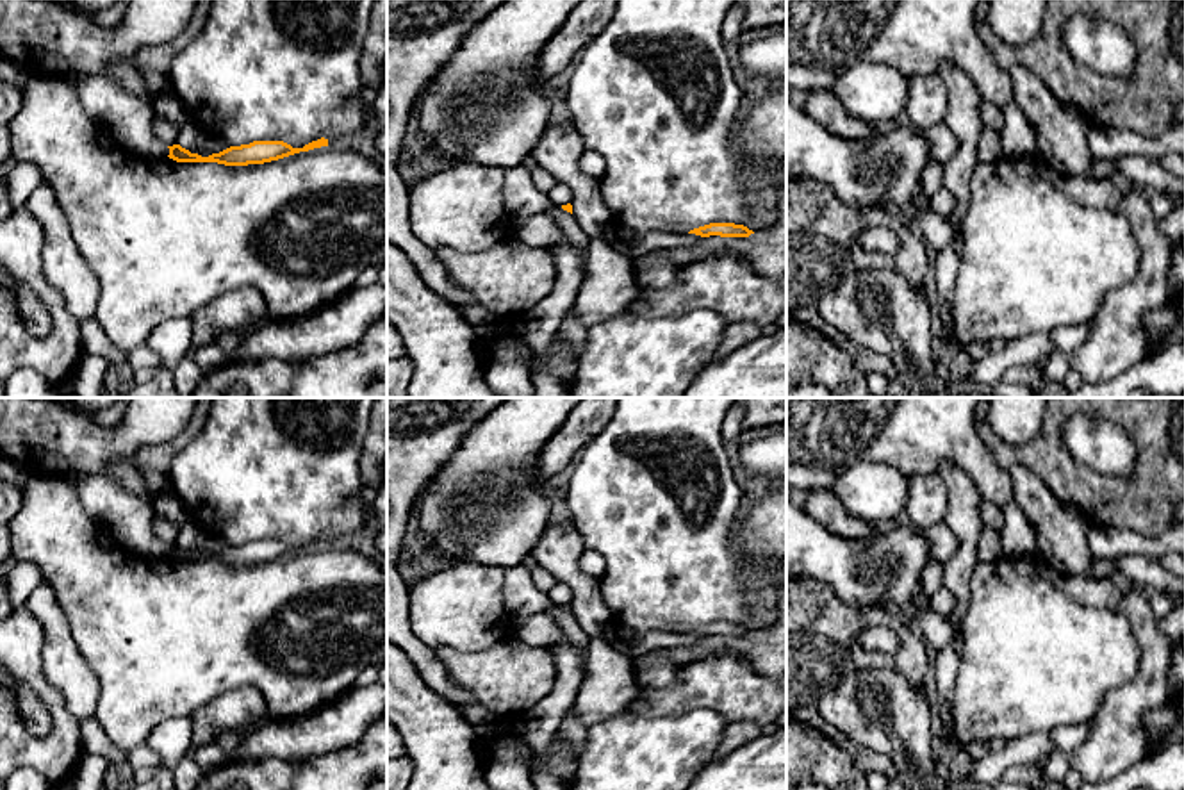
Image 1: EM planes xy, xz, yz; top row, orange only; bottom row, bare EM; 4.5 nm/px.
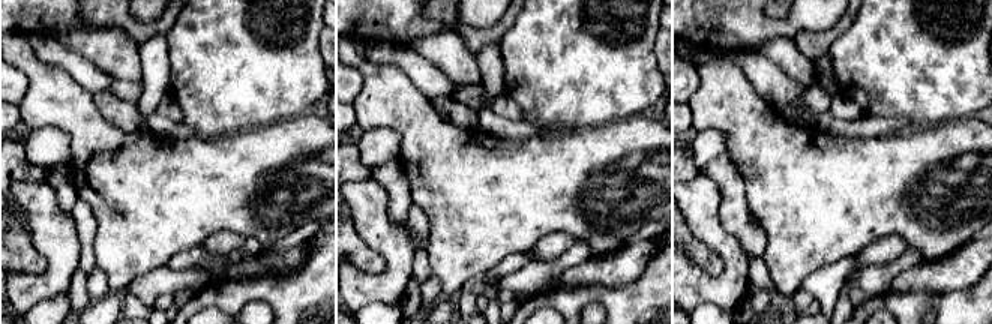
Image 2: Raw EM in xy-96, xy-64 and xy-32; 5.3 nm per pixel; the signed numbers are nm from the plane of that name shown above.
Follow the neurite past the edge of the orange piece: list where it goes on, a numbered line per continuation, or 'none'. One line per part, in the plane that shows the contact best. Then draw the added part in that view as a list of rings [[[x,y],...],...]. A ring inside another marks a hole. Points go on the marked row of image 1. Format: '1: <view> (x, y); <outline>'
none

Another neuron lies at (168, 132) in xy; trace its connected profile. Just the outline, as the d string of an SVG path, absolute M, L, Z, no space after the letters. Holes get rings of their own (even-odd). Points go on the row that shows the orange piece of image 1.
M153 114L153 132L155 136L166 144L166 146L173 146L178 144L178 137L180 137L180 127L177 127L175 123Z

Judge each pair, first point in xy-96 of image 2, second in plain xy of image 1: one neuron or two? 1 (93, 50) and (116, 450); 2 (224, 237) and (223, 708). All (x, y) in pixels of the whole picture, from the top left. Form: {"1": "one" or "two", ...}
{"1": "two", "2": "one"}

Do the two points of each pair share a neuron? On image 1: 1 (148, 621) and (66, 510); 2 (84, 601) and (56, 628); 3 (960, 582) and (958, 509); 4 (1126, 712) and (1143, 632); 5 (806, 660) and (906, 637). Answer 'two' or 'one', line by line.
1: one
2: two
3: one
4: one
5: one

